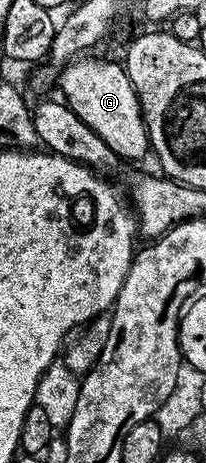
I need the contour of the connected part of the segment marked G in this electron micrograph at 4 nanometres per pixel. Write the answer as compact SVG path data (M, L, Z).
M77 58L59 72L58 91L61 91L59 94L62 96L63 102L67 103L69 109L74 113L78 113L78 117L82 121L86 121L86 125L90 125L90 129L94 129L94 133L98 133L98 137L102 137L104 144L121 160L140 159L144 154L147 156L150 151L148 130L144 124L144 114L130 77L124 72L124 68L119 62L111 63L108 59L86 58Z

